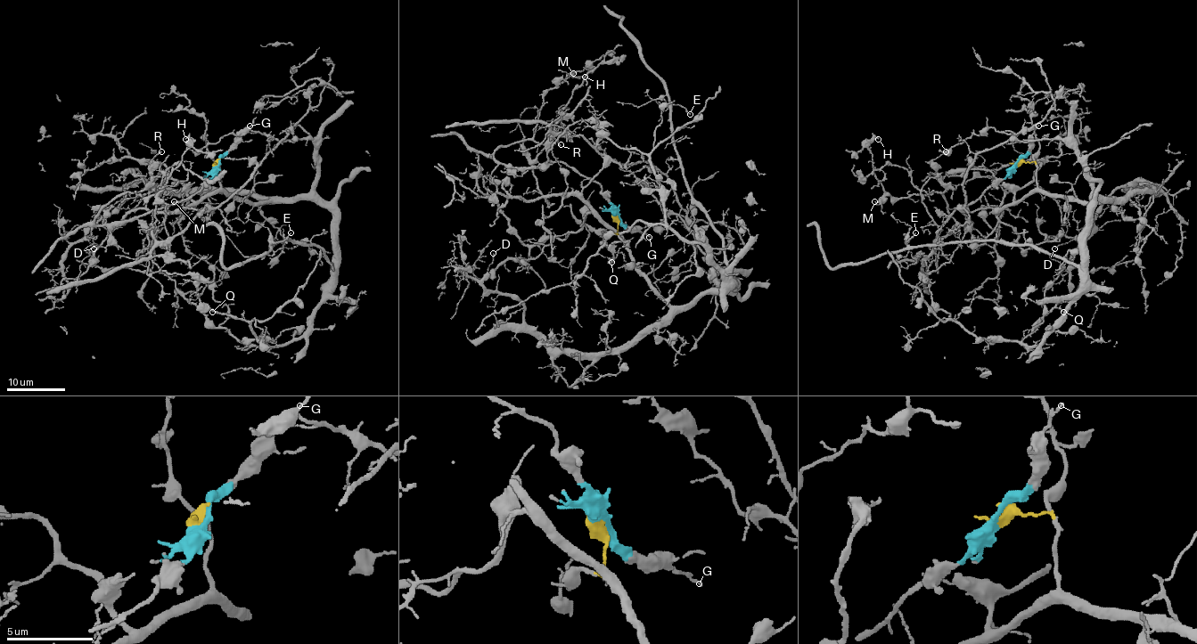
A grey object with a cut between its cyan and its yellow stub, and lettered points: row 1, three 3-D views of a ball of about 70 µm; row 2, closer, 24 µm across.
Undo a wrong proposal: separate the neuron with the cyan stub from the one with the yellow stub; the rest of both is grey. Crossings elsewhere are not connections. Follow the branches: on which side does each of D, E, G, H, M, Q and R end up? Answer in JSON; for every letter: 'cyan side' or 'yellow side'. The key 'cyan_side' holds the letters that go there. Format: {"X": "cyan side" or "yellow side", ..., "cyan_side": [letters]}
{"D": "yellow side", "E": "yellow side", "G": "cyan side", "H": "cyan side", "M": "cyan side", "Q": "yellow side", "R": "cyan side", "cyan_side": ["G", "H", "M", "R"]}

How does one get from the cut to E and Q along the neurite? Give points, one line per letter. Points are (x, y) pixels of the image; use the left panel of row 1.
E: (217, 165), (219, 185), (230, 195), (324, 206), (332, 213), (332, 264), (315, 245), (271, 245), (291, 233)
Q: (217, 165), (230, 195), (326, 207), (333, 262), (299, 337), (246, 346), (200, 307), (212, 312)

